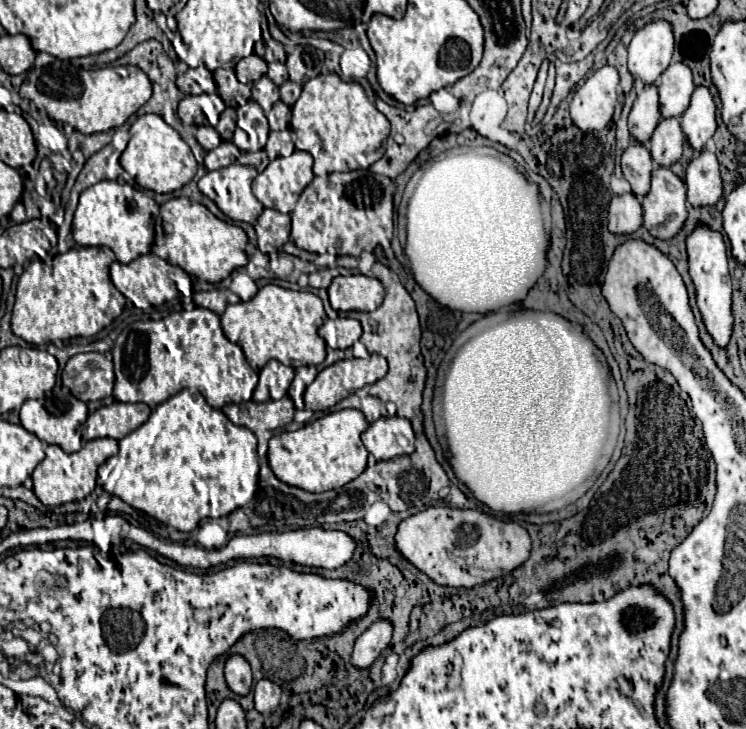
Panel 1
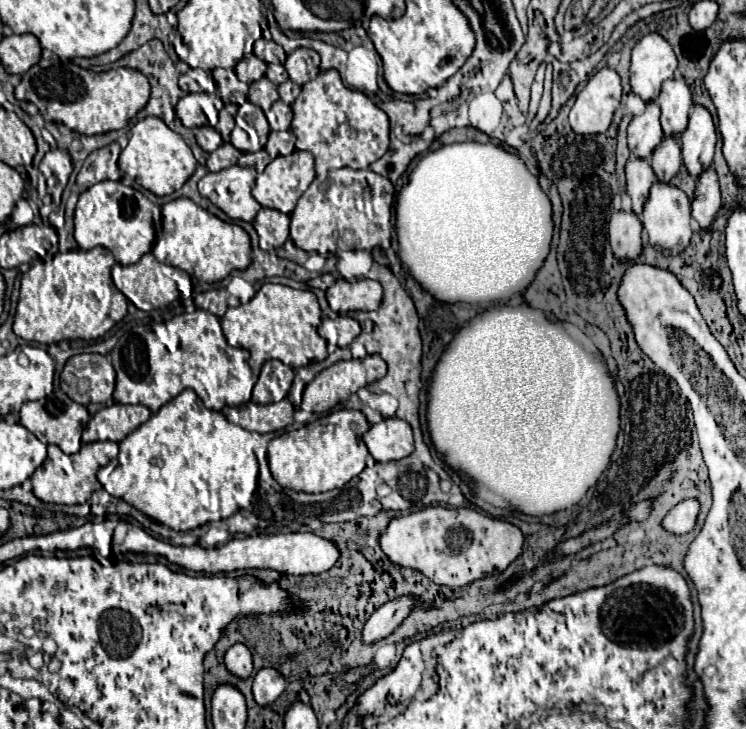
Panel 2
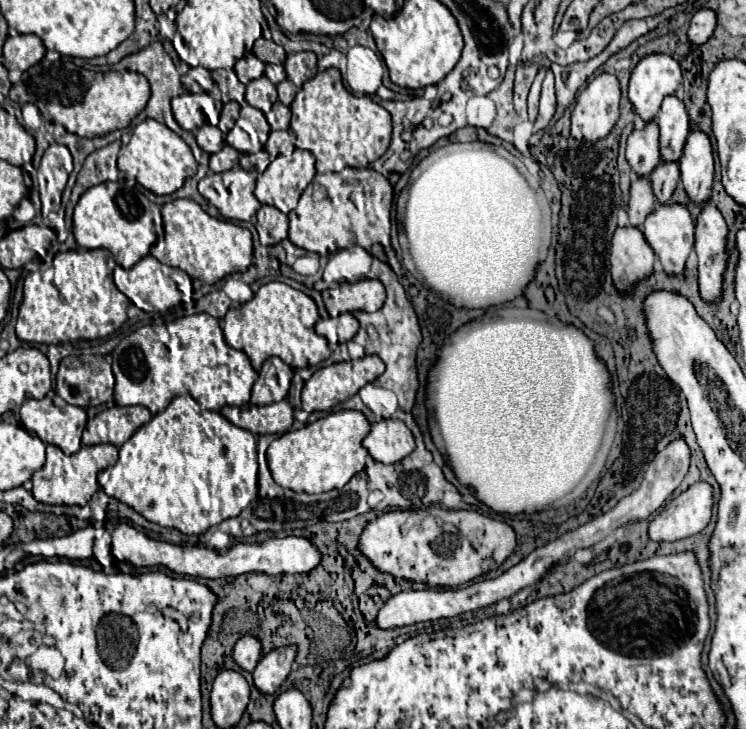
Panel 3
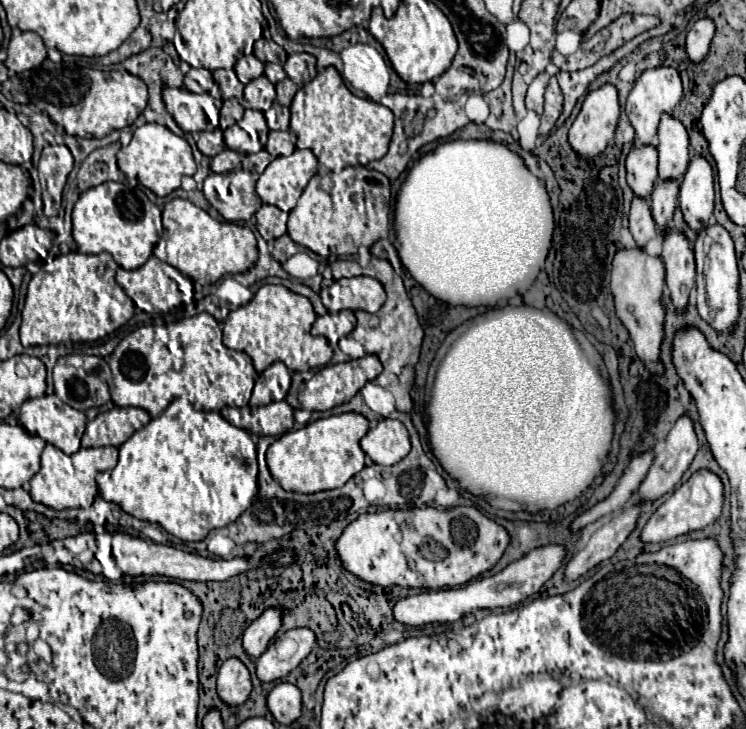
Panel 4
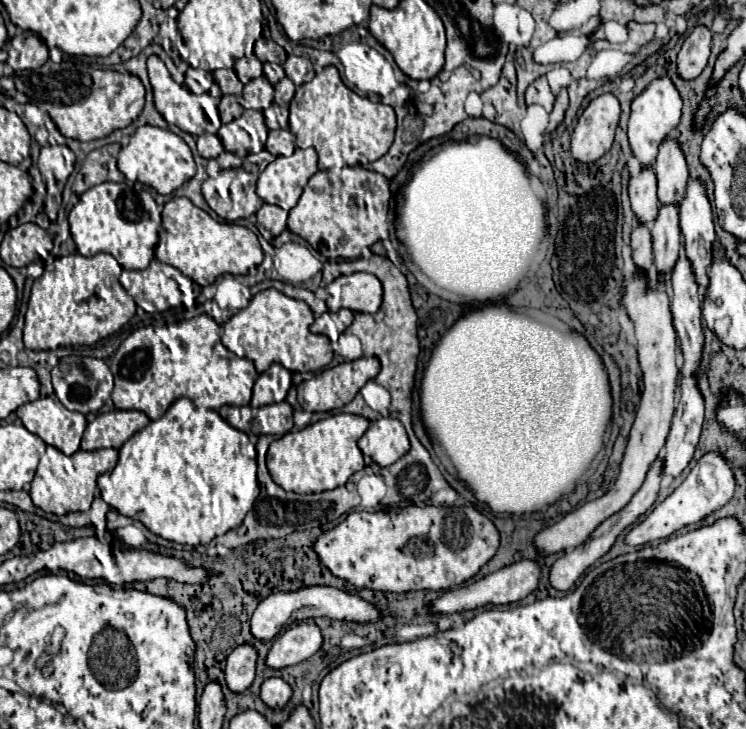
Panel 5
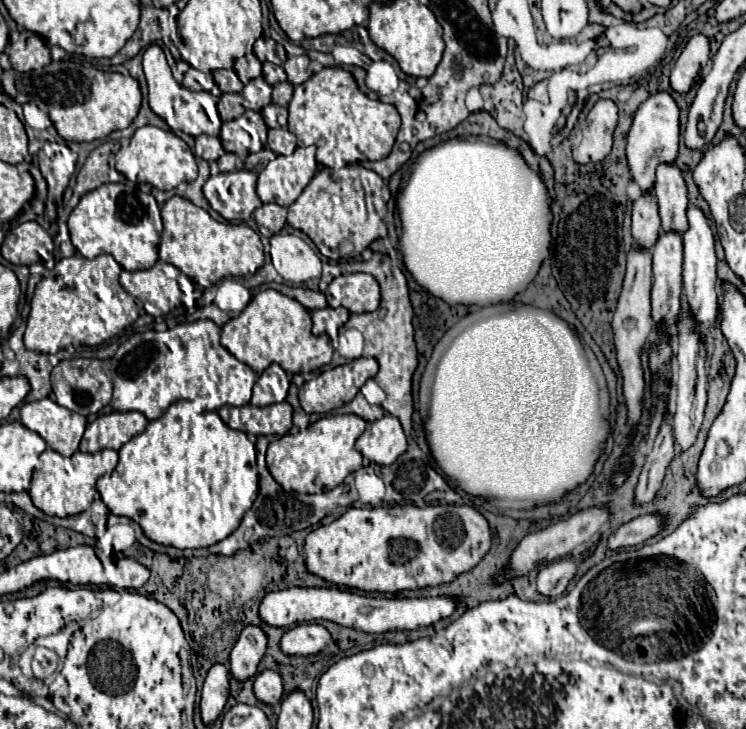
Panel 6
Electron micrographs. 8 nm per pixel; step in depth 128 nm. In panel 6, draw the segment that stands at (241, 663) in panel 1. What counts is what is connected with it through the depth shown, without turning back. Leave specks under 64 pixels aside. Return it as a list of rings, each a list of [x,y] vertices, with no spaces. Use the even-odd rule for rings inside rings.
[[[288,588],[280,592],[270,592],[260,604],[260,616],[270,626],[290,626],[294,622],[330,620],[340,626],[354,630],[382,634],[394,630],[418,630],[432,626],[444,618],[450,618],[456,610],[458,600],[450,596],[430,596],[430,598],[372,598],[338,588]]]

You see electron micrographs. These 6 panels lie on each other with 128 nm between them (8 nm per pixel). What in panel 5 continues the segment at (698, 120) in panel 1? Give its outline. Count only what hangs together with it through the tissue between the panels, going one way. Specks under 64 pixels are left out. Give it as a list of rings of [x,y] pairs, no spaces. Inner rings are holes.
[[[690,180],[688,184],[686,198],[680,204],[680,228],[684,236],[684,254],[690,260],[696,284],[708,288],[708,268],[712,264],[716,234],[712,206],[700,180]]]

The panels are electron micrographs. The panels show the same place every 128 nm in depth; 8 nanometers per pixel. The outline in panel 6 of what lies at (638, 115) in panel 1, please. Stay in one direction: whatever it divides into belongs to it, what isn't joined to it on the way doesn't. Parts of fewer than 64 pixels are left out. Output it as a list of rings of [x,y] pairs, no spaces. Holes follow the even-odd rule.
[[[650,192],[632,204],[632,236],[638,248],[652,248],[660,236],[658,204]]]

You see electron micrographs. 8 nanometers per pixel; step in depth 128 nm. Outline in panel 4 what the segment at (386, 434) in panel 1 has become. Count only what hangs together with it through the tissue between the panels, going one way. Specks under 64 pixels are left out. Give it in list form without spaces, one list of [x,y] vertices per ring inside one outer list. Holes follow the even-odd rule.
[[[382,418],[360,440],[360,448],[380,466],[392,466],[410,452],[410,436],[400,420]]]

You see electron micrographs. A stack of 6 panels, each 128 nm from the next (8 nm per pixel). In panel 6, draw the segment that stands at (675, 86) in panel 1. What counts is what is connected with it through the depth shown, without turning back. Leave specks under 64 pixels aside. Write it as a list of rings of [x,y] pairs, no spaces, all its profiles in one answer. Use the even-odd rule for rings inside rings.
[[[674,164],[658,166],[654,196],[662,218],[662,230],[684,234],[688,230],[688,220],[686,220],[688,190],[682,172]]]

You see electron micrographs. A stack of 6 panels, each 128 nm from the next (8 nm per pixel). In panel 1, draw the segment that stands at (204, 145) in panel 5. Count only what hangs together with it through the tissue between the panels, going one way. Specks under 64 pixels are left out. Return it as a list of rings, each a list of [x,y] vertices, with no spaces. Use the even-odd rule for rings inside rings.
[[[198,126],[196,130],[194,130],[194,136],[196,136],[196,140],[198,140],[198,144],[208,152],[208,150],[212,150],[212,148],[216,148],[222,140],[220,140],[220,136],[218,136],[218,132],[212,128],[212,126]]]

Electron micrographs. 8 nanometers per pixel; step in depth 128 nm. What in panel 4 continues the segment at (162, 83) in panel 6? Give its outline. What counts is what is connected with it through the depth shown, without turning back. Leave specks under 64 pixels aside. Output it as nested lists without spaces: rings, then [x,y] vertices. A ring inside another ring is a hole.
[[[164,88],[162,100],[168,114],[184,132],[194,134],[218,128],[218,108],[208,92],[192,94],[184,88]]]

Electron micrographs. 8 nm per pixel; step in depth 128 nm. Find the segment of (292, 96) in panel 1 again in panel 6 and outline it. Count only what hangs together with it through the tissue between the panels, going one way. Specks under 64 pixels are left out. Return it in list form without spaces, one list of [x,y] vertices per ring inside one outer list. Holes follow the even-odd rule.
[[[280,82],[274,86],[274,92],[272,92],[272,102],[280,104],[280,106],[288,106],[290,98],[292,98],[292,92],[294,92],[294,86],[290,82]]]

